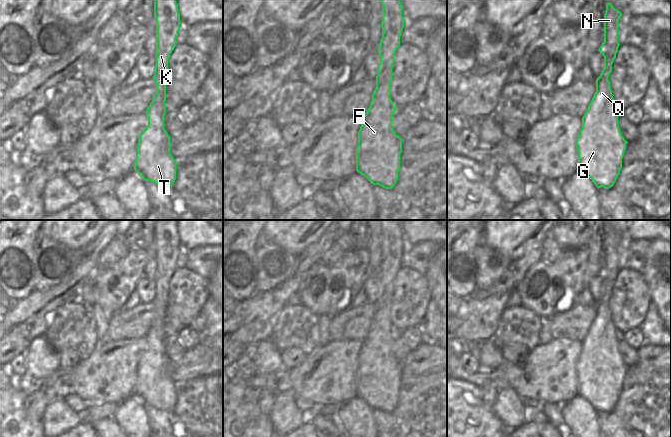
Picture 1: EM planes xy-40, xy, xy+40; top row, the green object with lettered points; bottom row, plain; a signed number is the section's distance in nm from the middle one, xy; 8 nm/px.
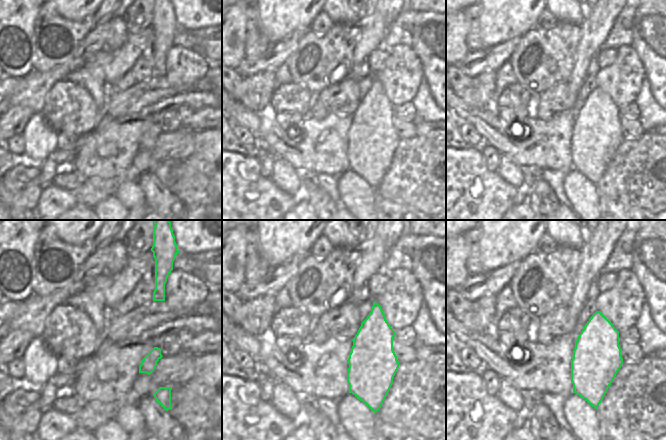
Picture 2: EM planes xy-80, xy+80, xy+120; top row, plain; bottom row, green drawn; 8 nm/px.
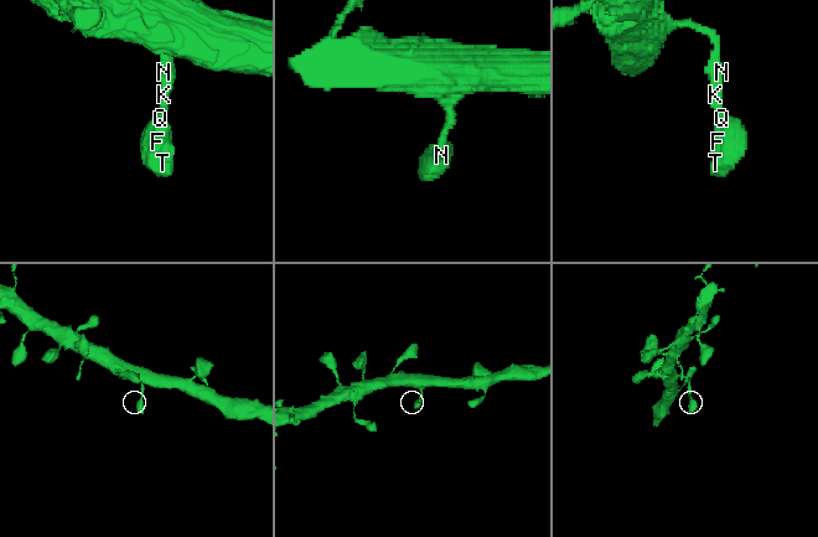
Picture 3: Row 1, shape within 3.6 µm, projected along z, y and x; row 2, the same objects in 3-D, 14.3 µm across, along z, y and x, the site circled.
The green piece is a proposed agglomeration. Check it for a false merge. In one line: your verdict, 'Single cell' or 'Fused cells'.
Single cell.

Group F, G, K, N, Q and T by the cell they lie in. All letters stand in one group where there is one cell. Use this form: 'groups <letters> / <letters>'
groups F G K N Q T

